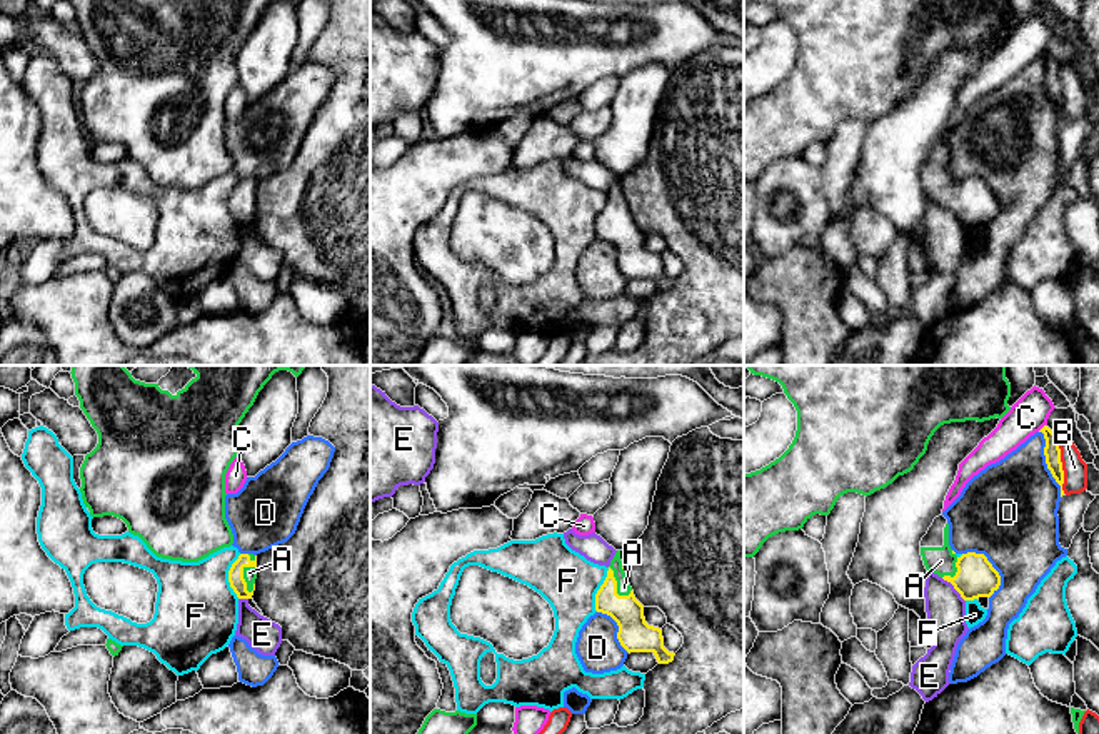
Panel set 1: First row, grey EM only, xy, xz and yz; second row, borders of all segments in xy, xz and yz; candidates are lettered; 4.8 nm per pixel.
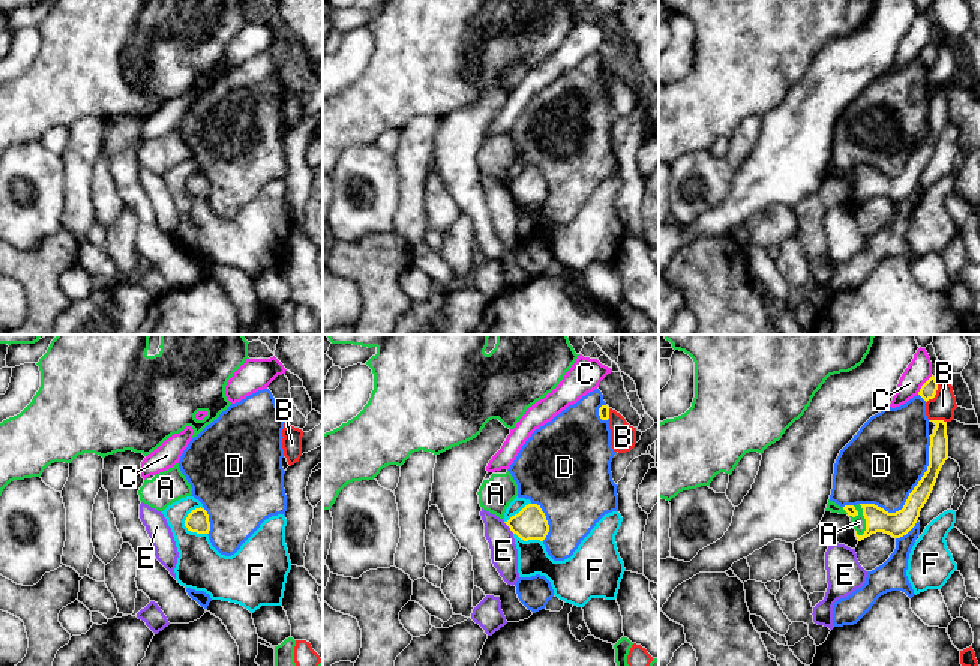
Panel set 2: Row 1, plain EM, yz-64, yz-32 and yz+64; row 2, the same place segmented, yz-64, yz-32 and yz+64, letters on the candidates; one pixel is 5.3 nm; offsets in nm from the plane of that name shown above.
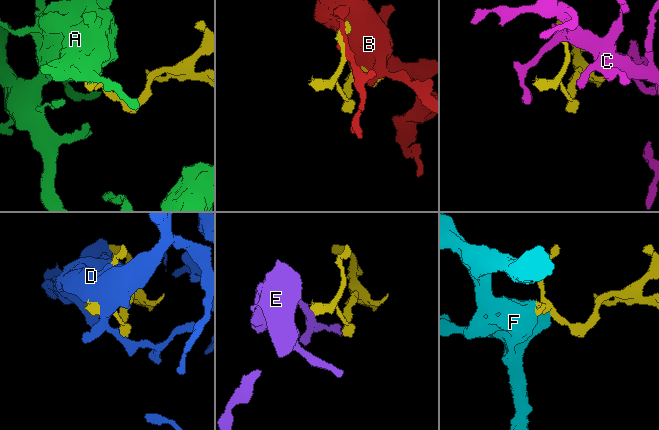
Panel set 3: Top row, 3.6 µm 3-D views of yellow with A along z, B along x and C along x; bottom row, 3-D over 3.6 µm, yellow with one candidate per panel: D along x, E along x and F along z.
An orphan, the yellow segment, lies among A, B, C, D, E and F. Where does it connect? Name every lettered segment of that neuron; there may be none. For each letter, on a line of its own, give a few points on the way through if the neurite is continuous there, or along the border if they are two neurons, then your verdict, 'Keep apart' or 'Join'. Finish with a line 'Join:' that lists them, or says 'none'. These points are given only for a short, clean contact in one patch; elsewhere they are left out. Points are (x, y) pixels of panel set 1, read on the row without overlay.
A: Path across: xy (235, 201), (244, 206), (249, 199). Join
B: Keep apart
C: Keep apart
D: Keep apart
E: Boundary: yz (941, 204), (964, 227). Keep apart
F: Boundary: xy (240, 180), (229, 197), (229, 212), (237, 224). Keep apart
Join: A

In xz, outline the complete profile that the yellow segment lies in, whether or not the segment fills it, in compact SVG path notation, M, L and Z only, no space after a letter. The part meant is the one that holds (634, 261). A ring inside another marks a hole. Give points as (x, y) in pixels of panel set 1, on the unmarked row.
M620 177L610 187L607 204L595 220L595 237L617 249L617 265L629 280L652 279L659 290L674 287L675 280L664 274L662 255L645 249L644 232L635 225L622 195Z

